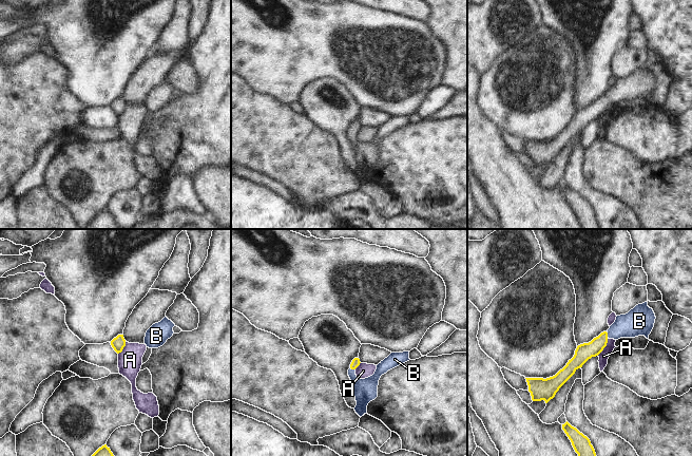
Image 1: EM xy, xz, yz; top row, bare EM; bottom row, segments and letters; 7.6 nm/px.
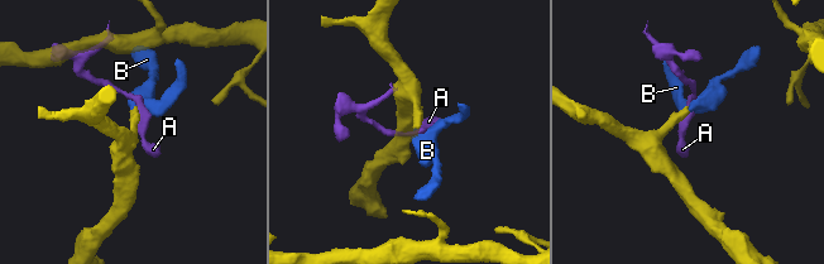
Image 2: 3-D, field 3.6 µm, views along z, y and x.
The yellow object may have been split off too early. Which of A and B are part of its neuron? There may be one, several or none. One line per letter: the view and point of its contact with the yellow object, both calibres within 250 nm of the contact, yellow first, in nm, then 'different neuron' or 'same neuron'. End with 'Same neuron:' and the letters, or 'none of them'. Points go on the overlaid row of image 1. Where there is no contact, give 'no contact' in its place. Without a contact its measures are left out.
A: meets yellow in yz at (606, 345); 130 nm thick on the yellow side, 80 nm on the other; different neuron
B: meets yellow in yz at (607, 335); 130 nm thick on the yellow side, 200 nm on the other; same neuron
Same neuron: B

